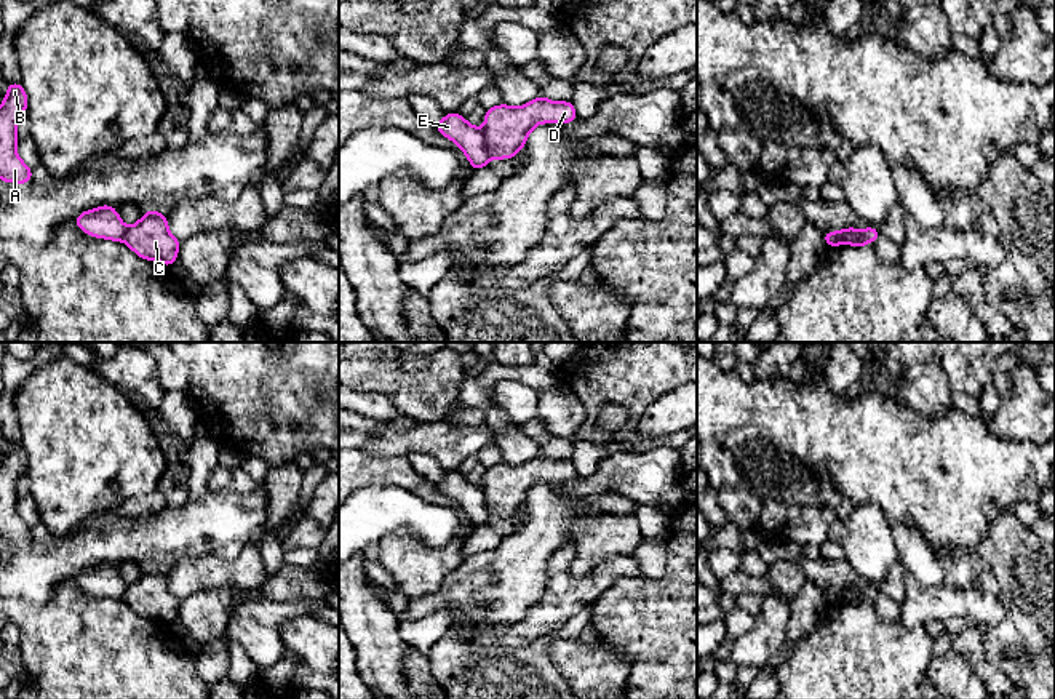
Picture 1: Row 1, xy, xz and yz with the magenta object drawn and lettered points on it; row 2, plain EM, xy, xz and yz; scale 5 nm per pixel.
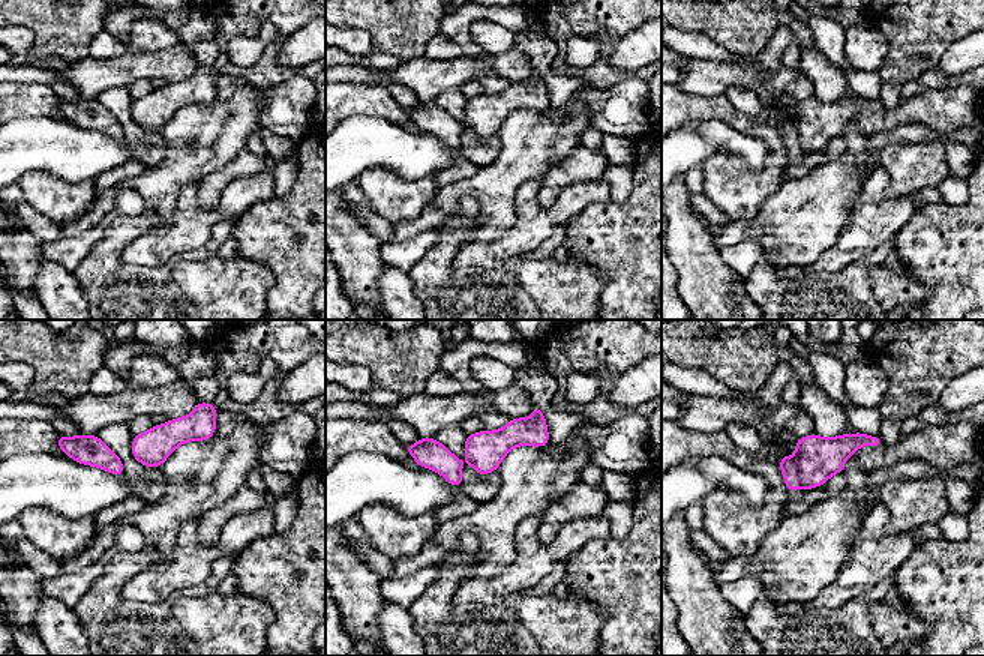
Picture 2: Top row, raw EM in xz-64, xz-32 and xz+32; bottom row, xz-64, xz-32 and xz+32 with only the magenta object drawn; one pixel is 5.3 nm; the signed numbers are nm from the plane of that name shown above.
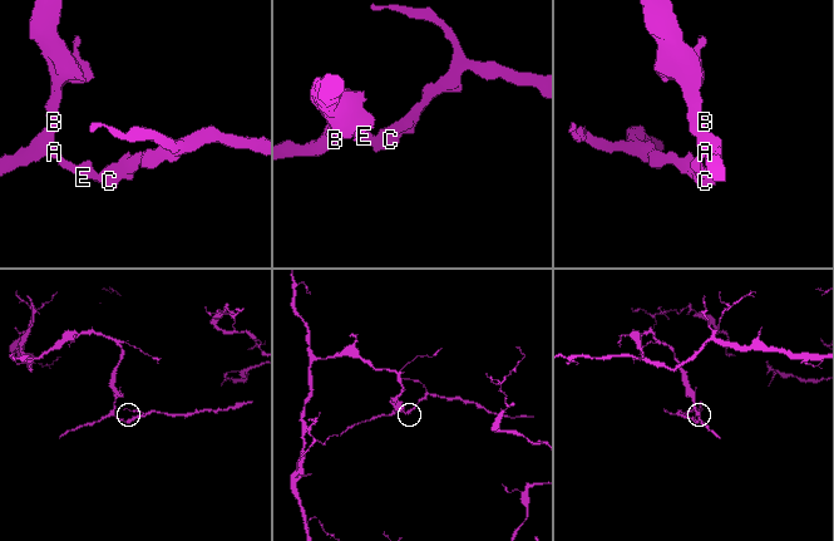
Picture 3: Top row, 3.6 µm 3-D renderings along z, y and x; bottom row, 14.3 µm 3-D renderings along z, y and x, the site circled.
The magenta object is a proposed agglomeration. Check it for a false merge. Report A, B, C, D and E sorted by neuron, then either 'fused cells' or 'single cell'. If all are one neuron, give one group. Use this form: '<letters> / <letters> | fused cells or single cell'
A B E / C D | fused cells

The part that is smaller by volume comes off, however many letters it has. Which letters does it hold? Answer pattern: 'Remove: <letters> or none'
Remove: C, D

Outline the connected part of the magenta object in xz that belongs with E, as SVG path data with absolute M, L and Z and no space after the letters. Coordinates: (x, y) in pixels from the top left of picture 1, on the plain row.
M444 472L435 486L448 497L456 501L467 513L473 528L486 526L489 512L483 488L470 483L460 472Z

